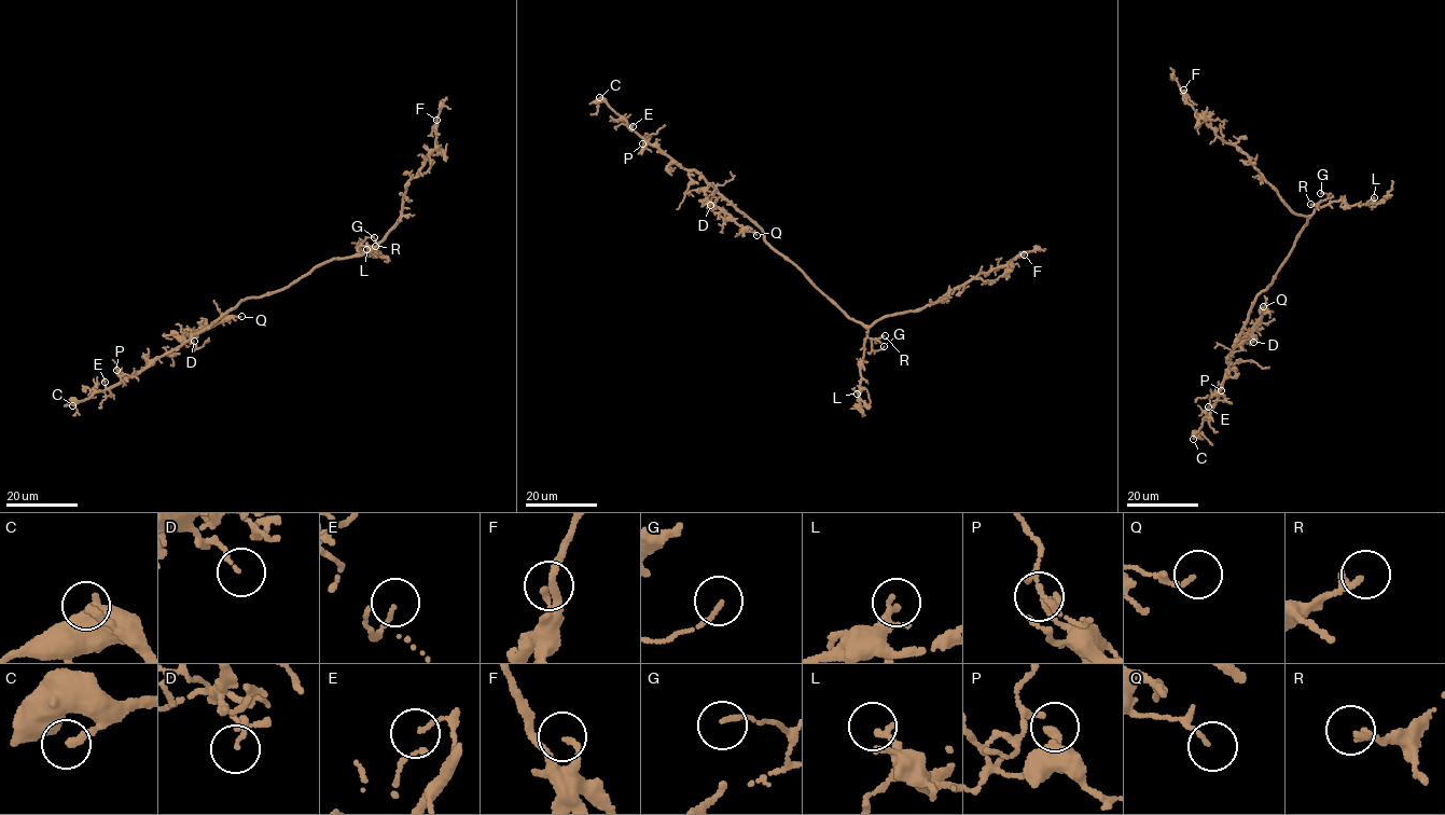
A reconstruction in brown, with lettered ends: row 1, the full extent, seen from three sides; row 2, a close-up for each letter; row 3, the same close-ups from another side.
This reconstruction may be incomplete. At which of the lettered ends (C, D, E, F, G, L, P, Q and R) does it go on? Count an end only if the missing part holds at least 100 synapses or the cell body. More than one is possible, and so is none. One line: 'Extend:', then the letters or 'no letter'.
Extend: C

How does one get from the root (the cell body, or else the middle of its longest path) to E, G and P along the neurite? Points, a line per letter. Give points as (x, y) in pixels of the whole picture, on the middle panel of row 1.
E: (809, 279), (765, 240), (762, 230), (707, 180), (695, 170), (683, 169), (628, 129), (633, 126)
G: (809, 279), (867, 330), (872, 349), (884, 346)
P: (809, 279), (765, 240), (762, 230), (695, 170), (683, 169), (655, 146), (642, 143)

